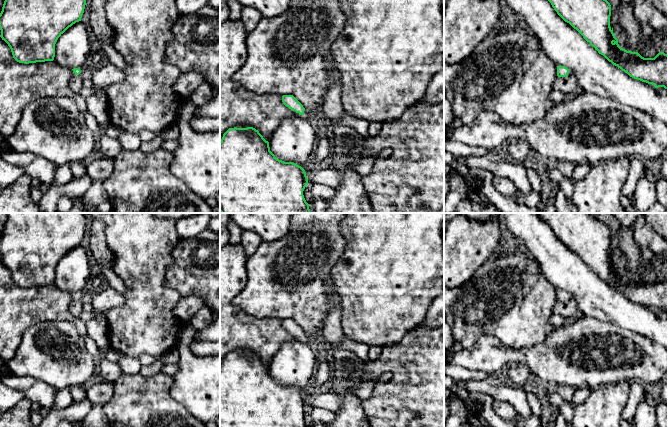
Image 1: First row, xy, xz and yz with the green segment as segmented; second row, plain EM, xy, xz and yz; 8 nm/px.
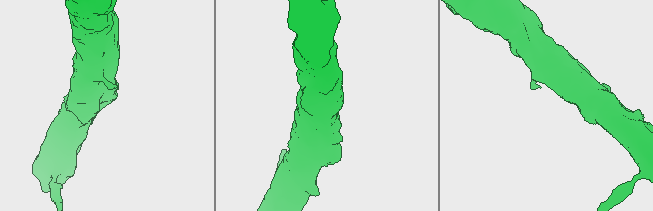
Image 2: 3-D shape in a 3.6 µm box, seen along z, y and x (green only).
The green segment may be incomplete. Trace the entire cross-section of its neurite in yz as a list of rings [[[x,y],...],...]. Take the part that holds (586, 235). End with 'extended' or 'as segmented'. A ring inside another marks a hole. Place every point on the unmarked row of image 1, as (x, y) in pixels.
[[[591,213],[535,214],[609,286],[634,303],[668,315],[668,279],[659,276],[654,282],[644,282],[621,272],[610,251],[611,229],[599,217]]]; as segmented

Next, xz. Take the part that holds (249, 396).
[[[253,351],[229,352],[220,365],[220,427],[307,427],[303,415],[308,408],[305,394],[284,386],[270,375],[269,366]]]; as segmented

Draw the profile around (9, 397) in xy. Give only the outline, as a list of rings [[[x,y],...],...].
[[[0,378],[0,416],[11,410],[24,398],[25,391],[6,386]]]

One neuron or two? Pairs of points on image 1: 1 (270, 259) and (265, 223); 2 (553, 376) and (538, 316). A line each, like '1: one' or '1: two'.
1: two
2: two

